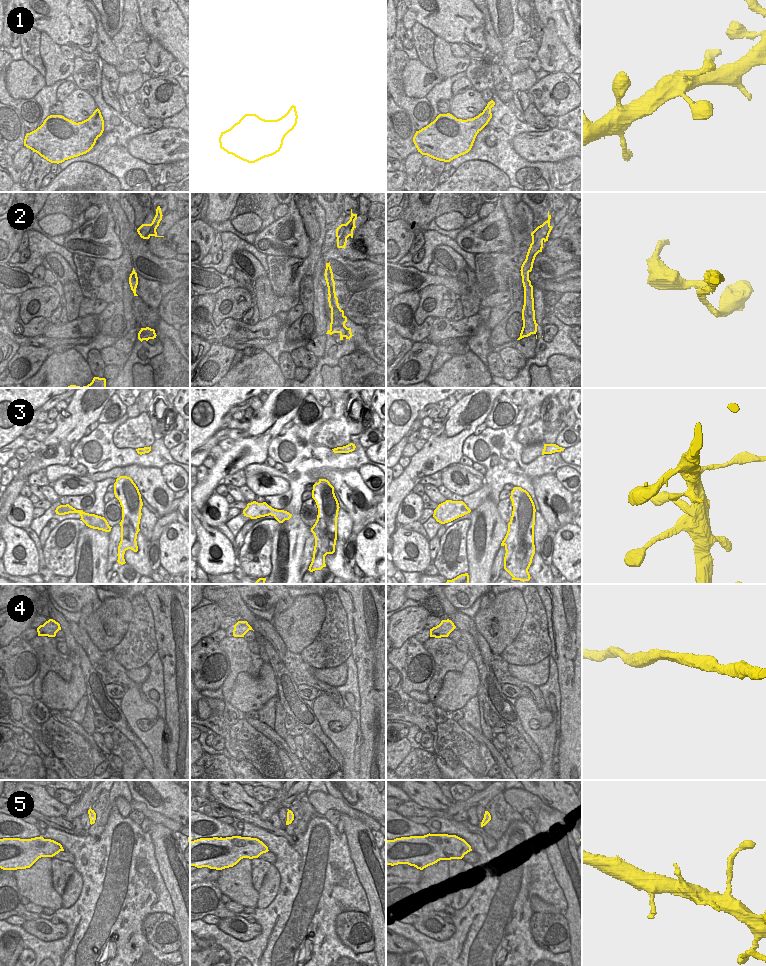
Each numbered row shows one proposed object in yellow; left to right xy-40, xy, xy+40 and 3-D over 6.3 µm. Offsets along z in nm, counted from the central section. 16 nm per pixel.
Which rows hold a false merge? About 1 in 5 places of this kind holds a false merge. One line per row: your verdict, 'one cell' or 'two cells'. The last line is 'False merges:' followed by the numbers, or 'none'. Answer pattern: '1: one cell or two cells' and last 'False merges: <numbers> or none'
1: one cell
2: two cells
3: two cells
4: one cell
5: one cell
False merges: 2, 3

